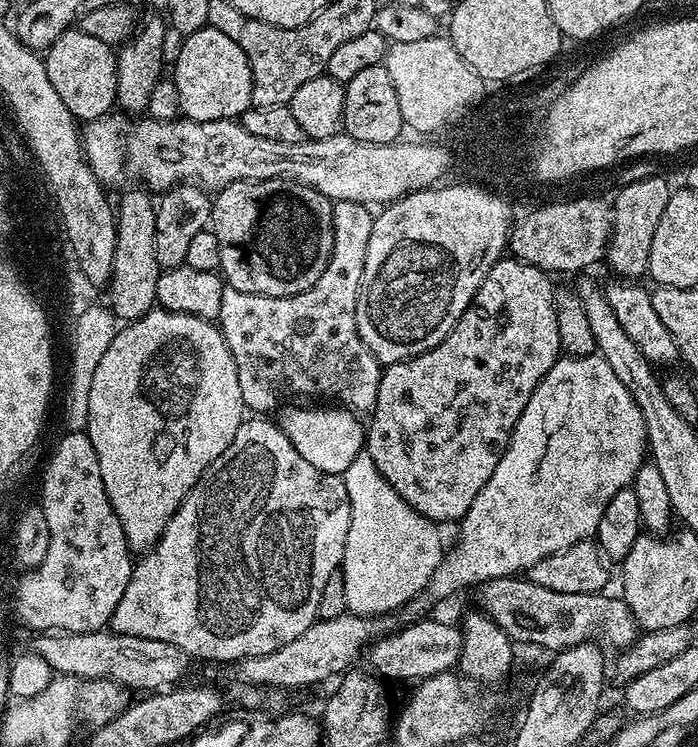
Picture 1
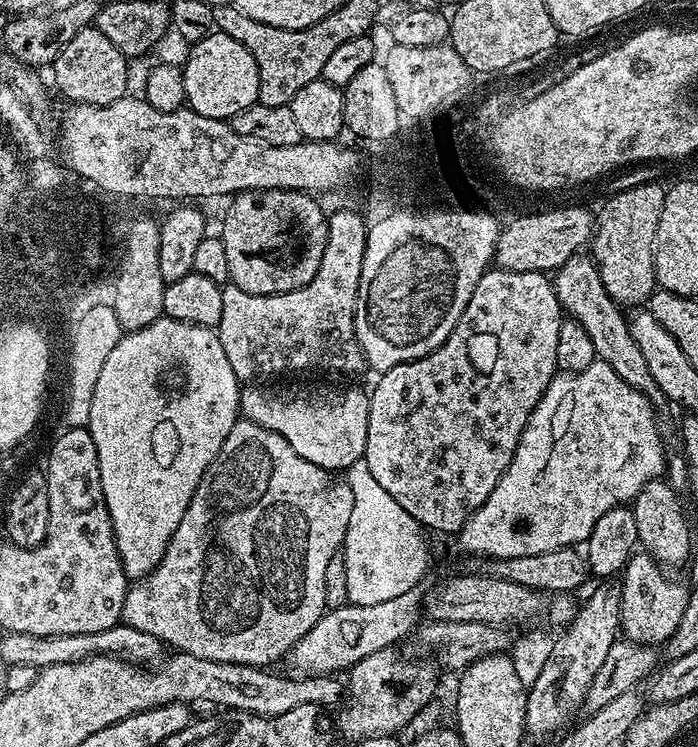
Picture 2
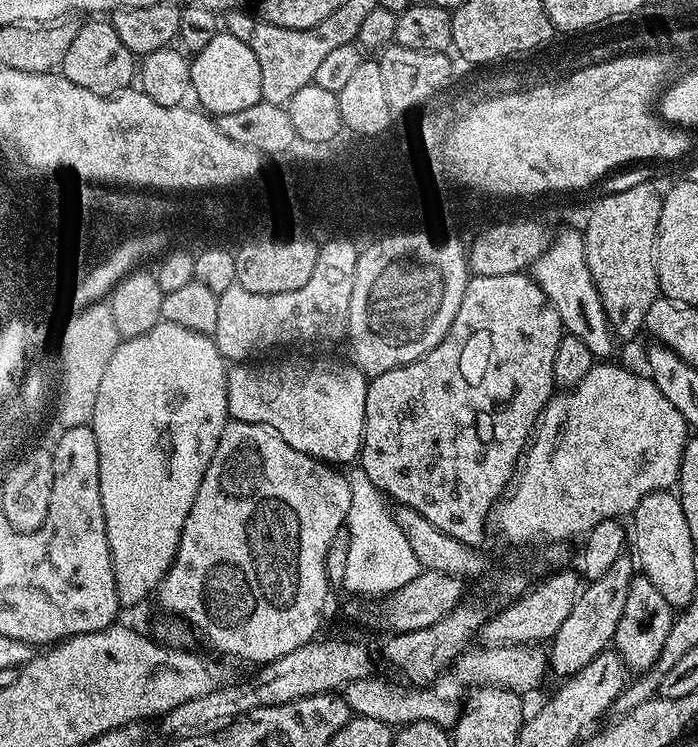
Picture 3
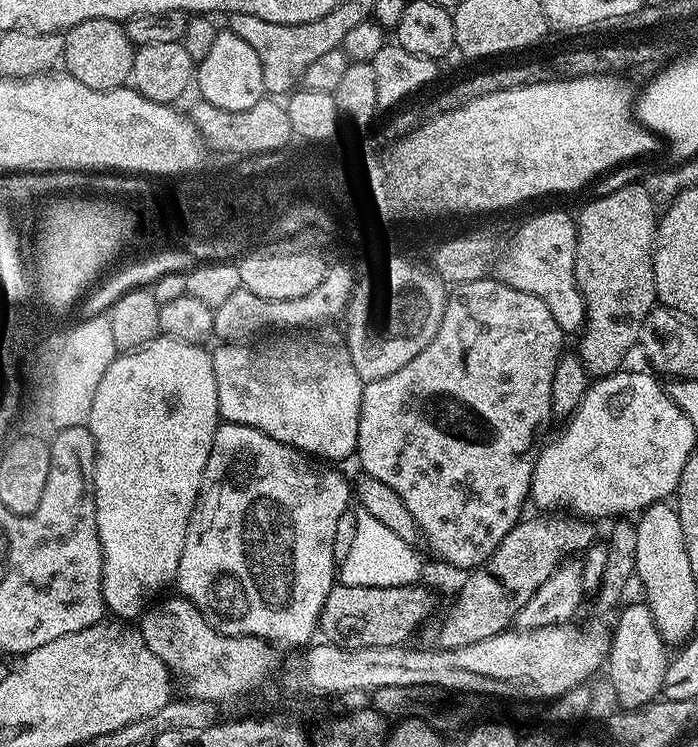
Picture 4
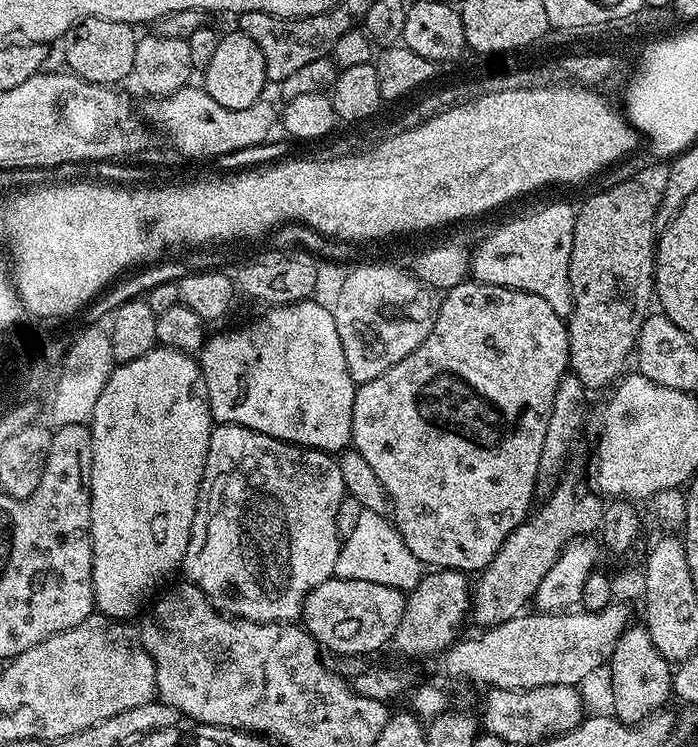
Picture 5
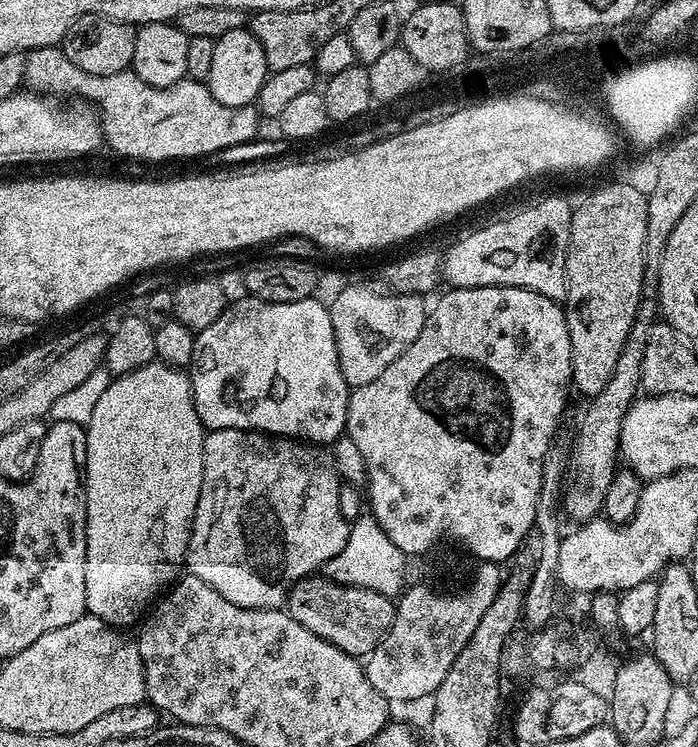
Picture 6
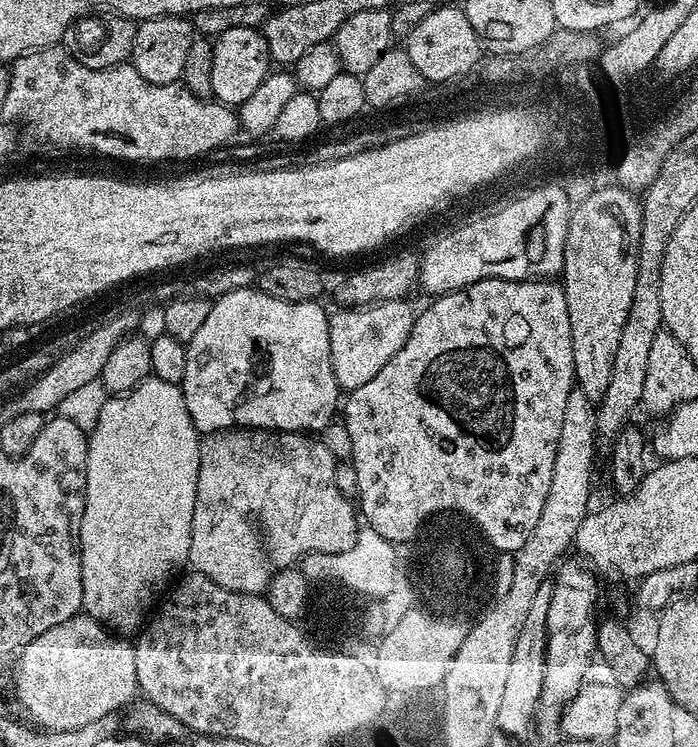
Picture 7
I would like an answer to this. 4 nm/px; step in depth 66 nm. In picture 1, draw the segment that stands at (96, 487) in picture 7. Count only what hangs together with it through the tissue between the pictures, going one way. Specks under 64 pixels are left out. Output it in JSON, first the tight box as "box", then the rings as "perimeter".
{"box":[86,306,246,554],"perimeter":[[[157,306],[142,318],[125,323],[117,331],[114,342],[110,342],[110,347],[106,349],[106,354],[102,354],[102,359],[94,370],[94,378],[90,378],[86,431],[90,442],[94,442],[94,450],[98,454],[98,466],[102,466],[102,482],[106,486],[106,494],[114,506],[114,514],[118,514],[122,522],[126,542],[133,553],[143,554],[156,545],[170,518],[186,498],[186,494],[198,482],[198,478],[202,478],[210,462],[214,462],[214,458],[218,458],[218,454],[222,454],[222,450],[226,450],[226,446],[234,442],[234,434],[238,434],[238,426],[243,424],[245,419],[246,409],[242,402],[242,390],[238,386],[238,370],[234,366],[234,358],[226,346],[223,334],[213,321],[203,320],[190,314],[167,312]]]}

